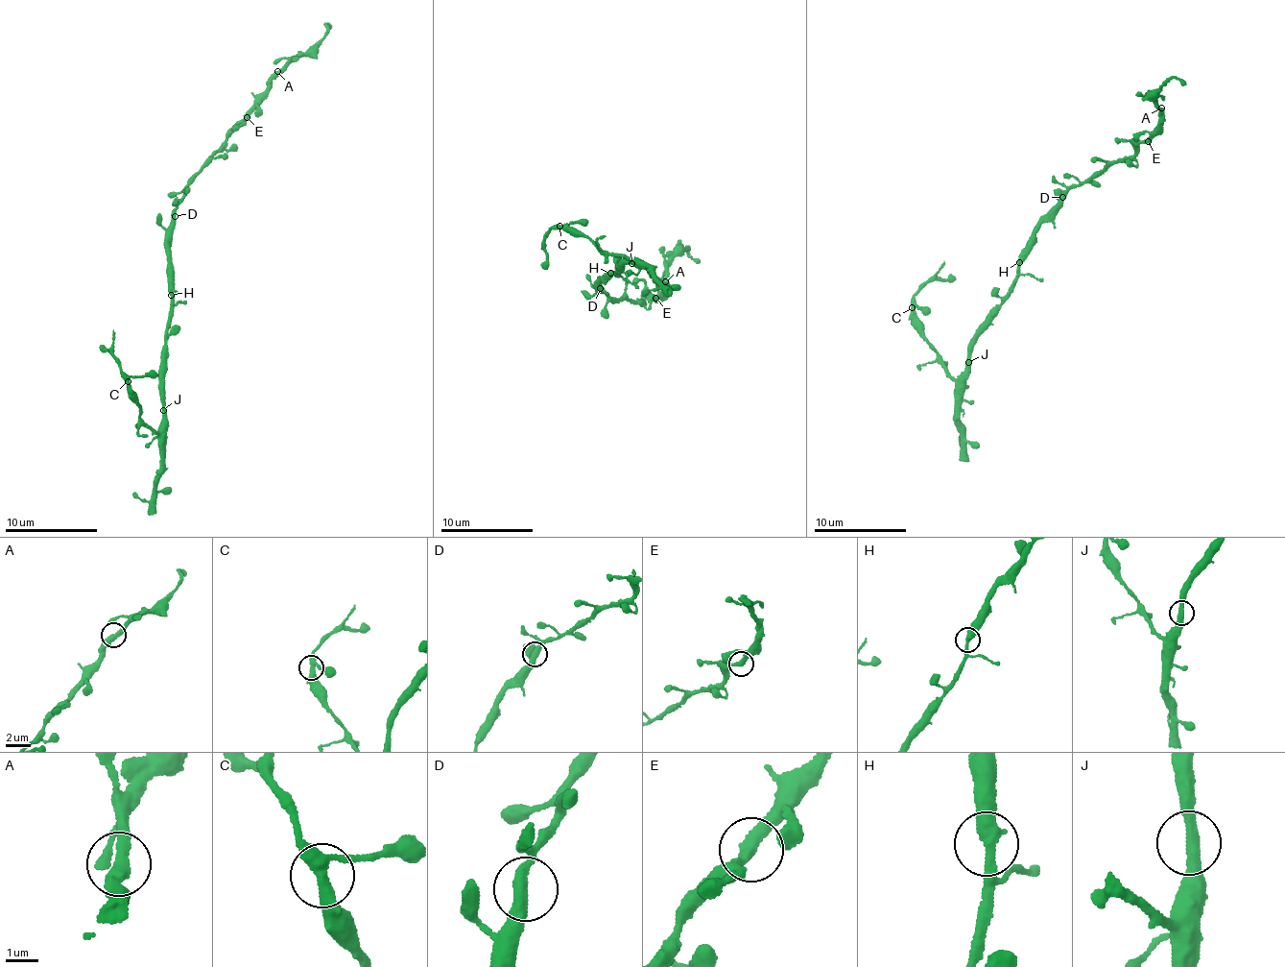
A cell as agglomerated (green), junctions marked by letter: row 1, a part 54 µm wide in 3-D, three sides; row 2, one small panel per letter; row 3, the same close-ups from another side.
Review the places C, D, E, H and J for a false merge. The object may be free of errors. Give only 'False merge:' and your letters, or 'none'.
False merge: none

